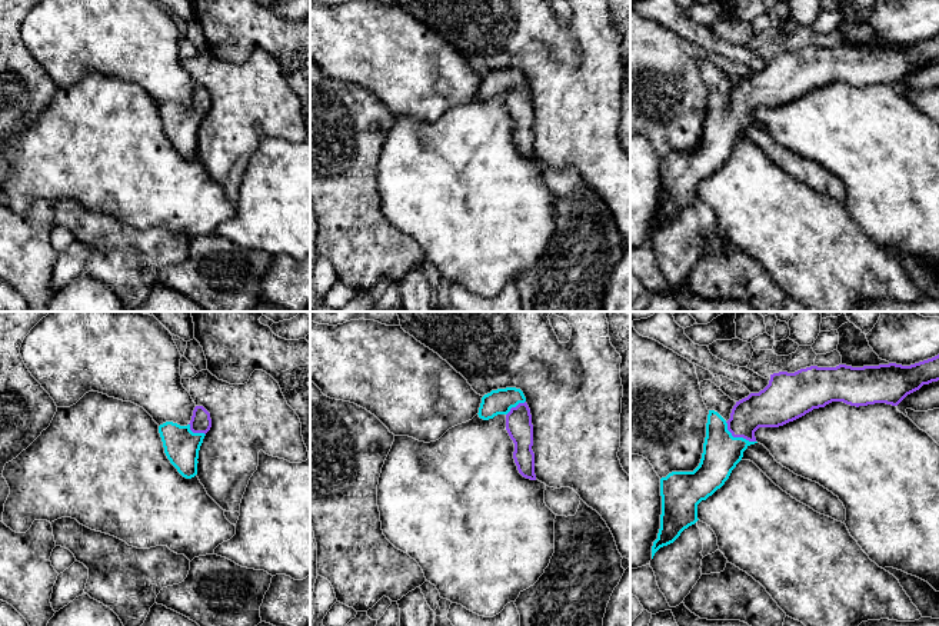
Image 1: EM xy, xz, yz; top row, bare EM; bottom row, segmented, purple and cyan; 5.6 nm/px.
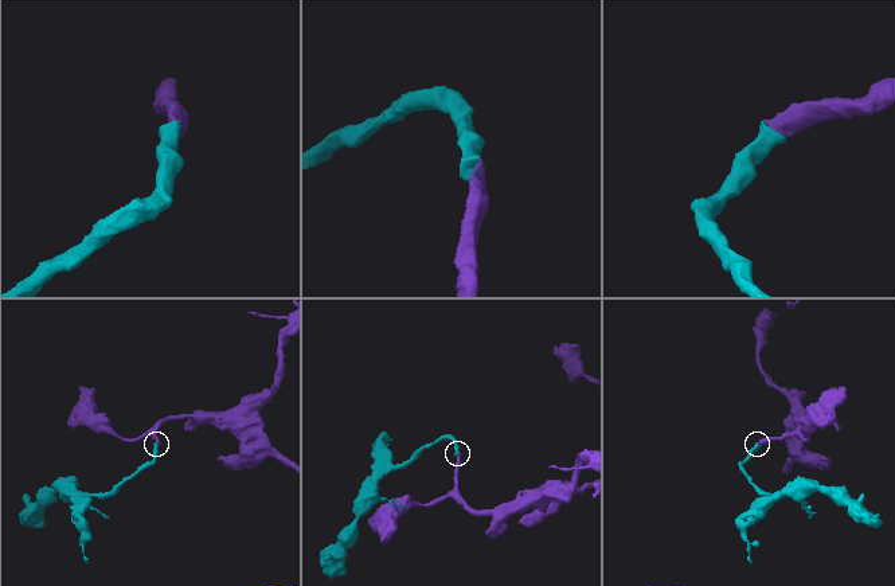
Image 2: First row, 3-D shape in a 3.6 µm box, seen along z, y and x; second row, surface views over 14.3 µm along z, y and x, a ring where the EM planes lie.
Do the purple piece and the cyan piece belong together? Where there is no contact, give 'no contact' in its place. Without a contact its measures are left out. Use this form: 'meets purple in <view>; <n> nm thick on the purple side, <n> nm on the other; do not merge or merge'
meets purple in yz; 220 nm thick on the purple side, 220 nm on the other; merge

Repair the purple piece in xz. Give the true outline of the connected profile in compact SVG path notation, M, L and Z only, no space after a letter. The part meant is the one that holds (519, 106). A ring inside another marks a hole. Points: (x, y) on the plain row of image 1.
M516 67L492 70L482 77L477 94L483 100L497 94L506 96L506 110L515 123L513 139L517 150L523 157L536 160L532 94L523 71Z

